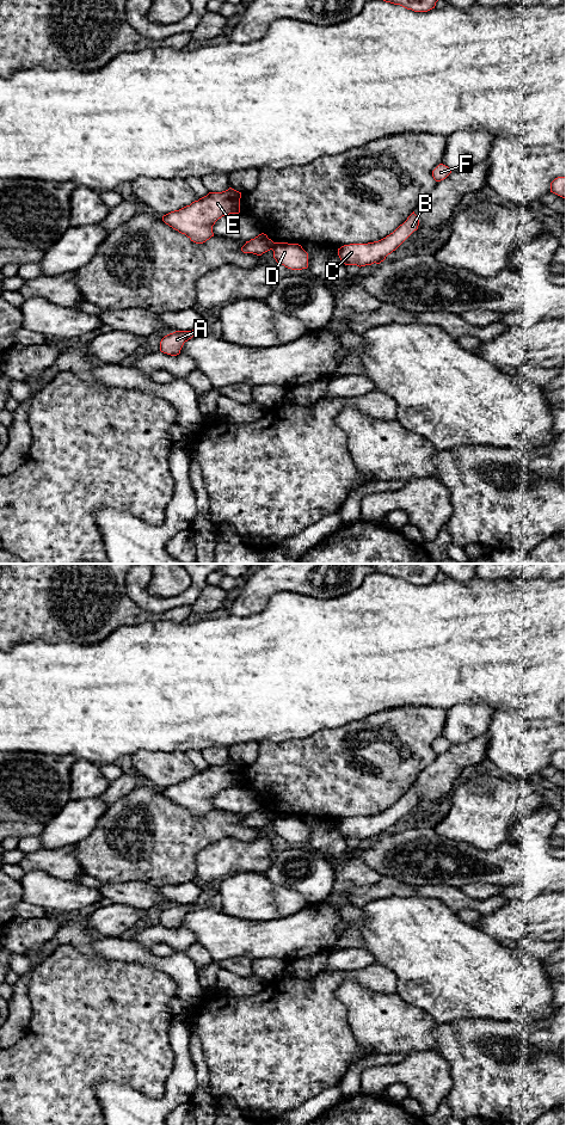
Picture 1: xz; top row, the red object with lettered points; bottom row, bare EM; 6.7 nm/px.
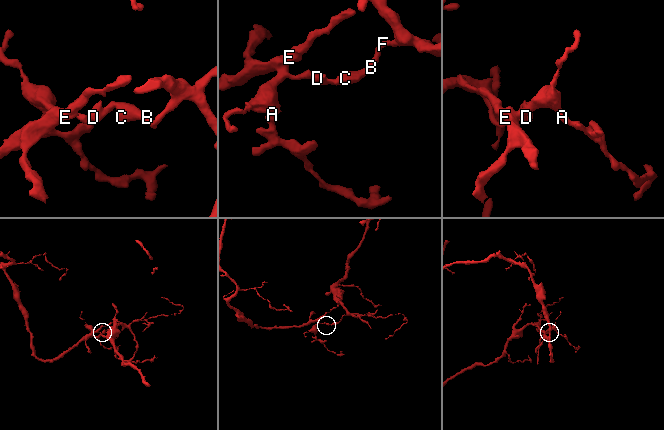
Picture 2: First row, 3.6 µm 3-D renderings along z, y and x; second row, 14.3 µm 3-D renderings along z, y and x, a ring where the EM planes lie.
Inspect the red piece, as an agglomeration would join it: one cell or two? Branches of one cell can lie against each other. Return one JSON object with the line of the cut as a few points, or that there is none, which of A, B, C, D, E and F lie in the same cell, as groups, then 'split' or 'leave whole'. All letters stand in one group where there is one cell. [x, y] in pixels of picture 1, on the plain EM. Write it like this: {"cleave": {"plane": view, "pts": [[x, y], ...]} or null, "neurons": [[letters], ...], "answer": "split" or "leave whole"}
{"cleave": {"plane": "xz", "pts": [[275, 816], [271, 822]]}, "neurons": [["A", "E"], ["B", "C", "D", "F"]], "answer": "split"}

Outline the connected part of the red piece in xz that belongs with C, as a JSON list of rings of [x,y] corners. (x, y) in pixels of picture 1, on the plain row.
[[[414,785],[393,806],[386,811],[368,817],[350,817],[338,822],[338,829],[345,838],[365,840],[380,837],[388,828],[395,824],[414,804],[419,792]]]

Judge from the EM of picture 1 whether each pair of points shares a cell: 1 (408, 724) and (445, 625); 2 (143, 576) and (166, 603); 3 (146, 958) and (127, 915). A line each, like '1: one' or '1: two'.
1: two
2: one
3: two

